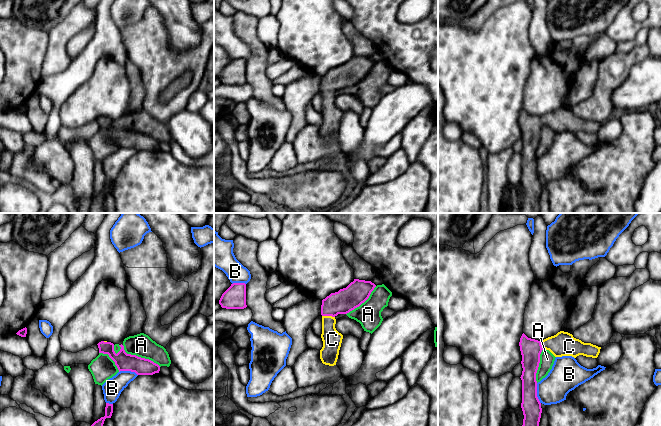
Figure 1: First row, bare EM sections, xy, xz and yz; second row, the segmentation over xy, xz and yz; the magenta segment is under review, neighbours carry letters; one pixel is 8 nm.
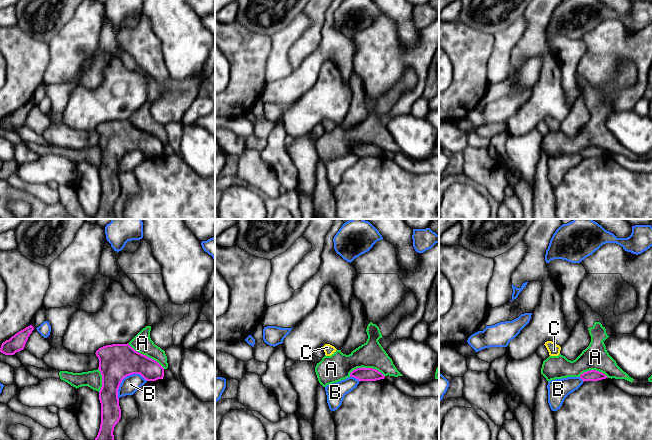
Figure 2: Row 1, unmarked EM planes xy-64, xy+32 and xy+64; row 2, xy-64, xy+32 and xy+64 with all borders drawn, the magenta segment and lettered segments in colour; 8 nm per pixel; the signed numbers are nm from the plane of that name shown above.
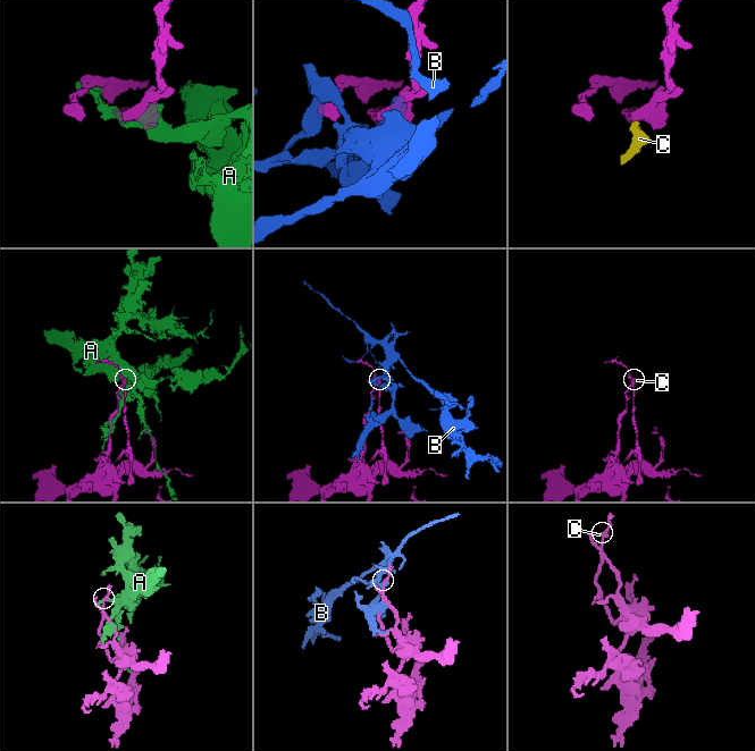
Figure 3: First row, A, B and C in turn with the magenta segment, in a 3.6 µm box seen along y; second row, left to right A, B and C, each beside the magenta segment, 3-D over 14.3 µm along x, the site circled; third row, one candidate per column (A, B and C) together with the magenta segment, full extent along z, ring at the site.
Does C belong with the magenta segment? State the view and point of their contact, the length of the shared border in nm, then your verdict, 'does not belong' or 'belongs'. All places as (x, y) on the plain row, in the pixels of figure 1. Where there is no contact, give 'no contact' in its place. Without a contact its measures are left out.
meets magenta in xz at (328, 91); contact 110 nm long; belongs

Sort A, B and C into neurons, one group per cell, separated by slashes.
A / B / C

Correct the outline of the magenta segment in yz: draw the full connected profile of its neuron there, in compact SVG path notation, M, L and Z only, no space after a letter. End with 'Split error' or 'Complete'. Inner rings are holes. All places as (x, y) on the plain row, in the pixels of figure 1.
M564 107L548 113L542 117L528 114L524 109L519 118L522 131L522 179L524 195L521 213L540 213L539 198L542 184L537 173L536 149L540 139L540 130L543 125L549 126L555 133L579 131L597 134L601 123L591 119L584 119Z. Split error

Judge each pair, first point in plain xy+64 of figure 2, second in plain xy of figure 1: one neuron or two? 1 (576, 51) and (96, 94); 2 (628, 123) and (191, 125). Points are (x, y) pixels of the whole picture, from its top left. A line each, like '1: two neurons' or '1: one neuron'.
1: two neurons
2: one neuron

